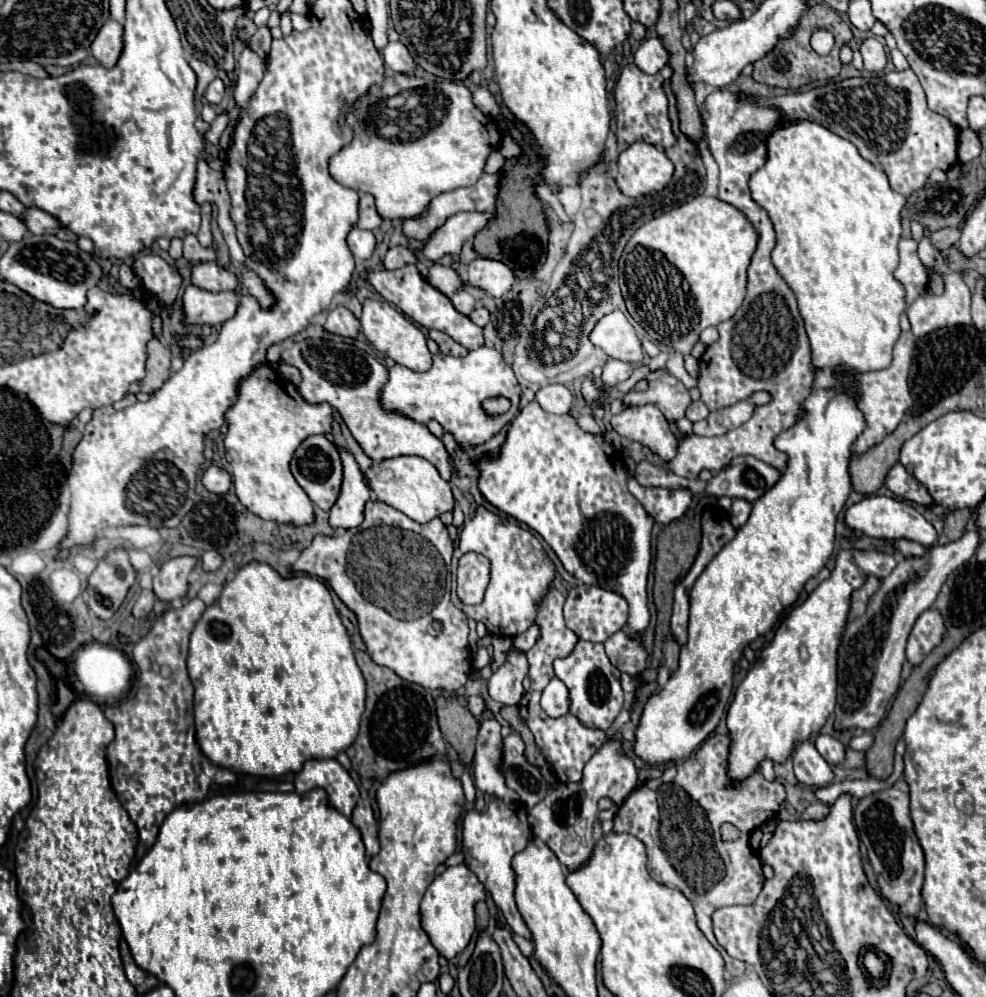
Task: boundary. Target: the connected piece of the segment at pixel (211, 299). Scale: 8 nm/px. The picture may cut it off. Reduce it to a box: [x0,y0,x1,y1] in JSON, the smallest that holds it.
[183,285,239,327]

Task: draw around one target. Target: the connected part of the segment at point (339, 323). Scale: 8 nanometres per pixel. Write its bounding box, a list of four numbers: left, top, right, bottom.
[325,305,359,337]

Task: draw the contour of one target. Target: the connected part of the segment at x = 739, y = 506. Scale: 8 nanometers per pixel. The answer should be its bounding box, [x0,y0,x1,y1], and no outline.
[729,499,751,529]

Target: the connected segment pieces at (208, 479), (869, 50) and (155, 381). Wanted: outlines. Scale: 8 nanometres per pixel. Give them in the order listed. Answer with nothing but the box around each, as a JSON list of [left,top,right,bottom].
[[201,465,231,495],[861,39,887,73],[141,339,171,393]]

